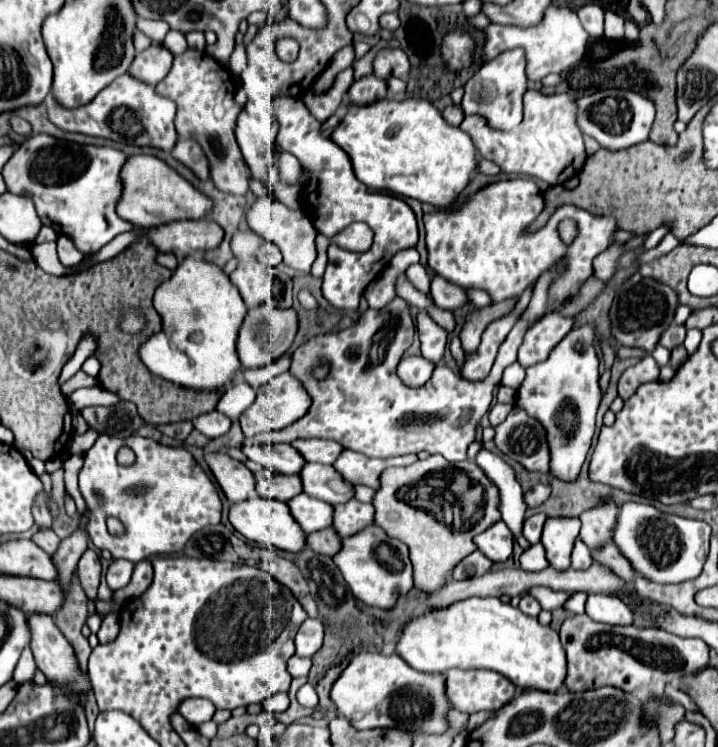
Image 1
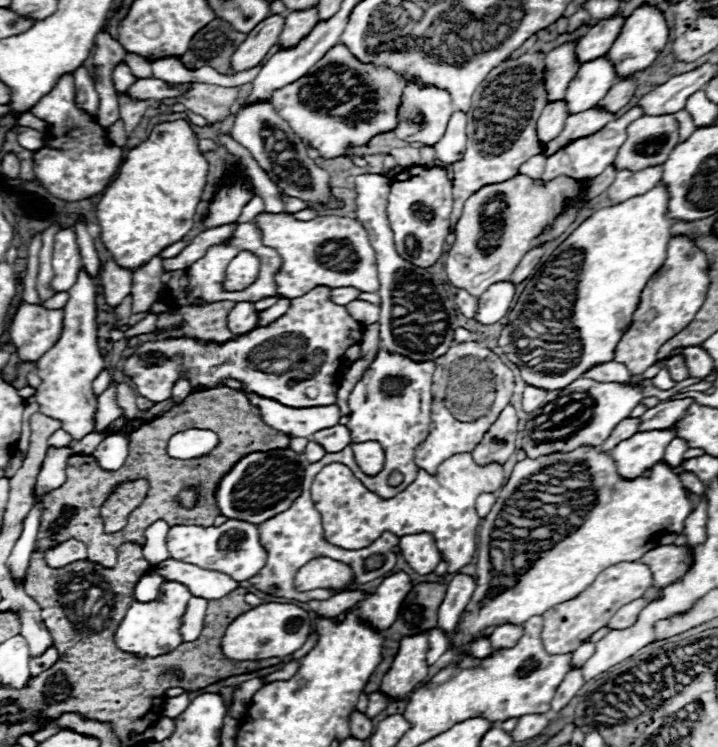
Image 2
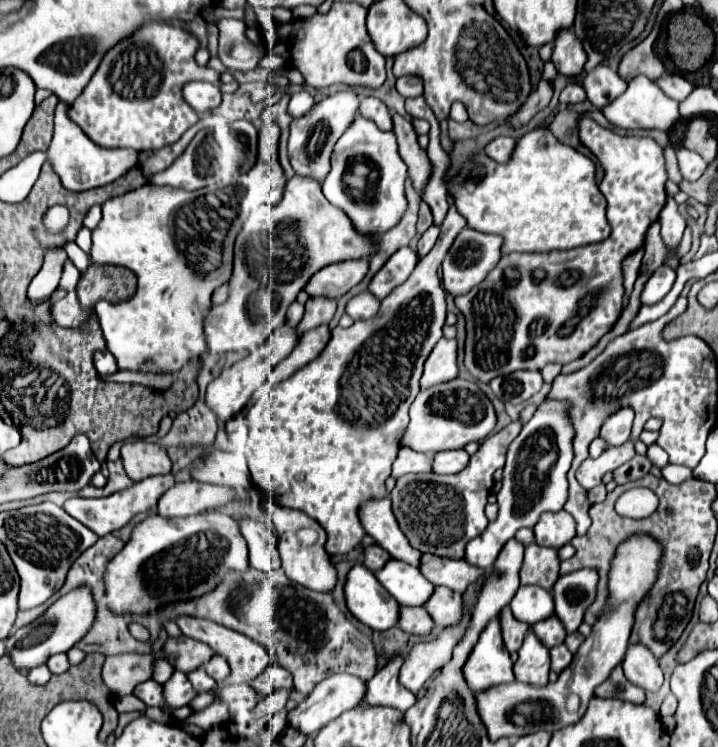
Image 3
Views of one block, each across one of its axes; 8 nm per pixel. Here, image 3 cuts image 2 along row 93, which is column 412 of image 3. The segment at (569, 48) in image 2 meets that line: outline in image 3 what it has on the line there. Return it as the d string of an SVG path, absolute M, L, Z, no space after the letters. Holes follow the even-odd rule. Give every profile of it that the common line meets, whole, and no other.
M390 498L384 500L374 500L374 502L364 502L360 510L360 520L364 530L386 550L394 560L408 562L412 566L420 566L422 552L410 546L408 538L402 534L392 508L390 508Z

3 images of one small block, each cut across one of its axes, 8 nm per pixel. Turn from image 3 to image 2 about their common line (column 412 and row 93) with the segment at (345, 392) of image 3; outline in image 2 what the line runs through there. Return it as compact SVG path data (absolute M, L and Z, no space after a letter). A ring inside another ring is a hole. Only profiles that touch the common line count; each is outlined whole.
M336 44L320 62L316 62L314 68L310 68L308 74L304 74L304 78L298 78L298 82L292 82L282 90L274 90L270 104L276 108L280 118L284 118L290 124L294 134L318 148L322 158L334 158L346 152L344 148L348 142L352 142L354 146L366 144L372 136L394 130L400 94L408 84L410 82L400 80L392 70L374 68L370 64L358 62L344 44Z

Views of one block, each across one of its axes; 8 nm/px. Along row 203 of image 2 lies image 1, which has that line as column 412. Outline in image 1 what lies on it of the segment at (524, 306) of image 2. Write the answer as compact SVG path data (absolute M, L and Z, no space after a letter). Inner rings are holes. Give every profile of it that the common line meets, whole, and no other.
M474 596L452 604L448 610L414 618L406 624L396 652L418 672L486 668L506 676L518 690L560 692L566 680L566 652L558 632L498 598Z

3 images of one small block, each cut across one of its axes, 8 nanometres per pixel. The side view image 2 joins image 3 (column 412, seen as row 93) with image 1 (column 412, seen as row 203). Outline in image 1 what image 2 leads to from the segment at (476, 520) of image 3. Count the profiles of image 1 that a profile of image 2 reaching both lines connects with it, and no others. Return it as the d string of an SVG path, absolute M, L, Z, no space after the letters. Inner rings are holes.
M344 450L340 458L334 462L334 468L352 484L364 484L374 490L380 486L380 472L384 472L388 466L410 466L418 460L416 454L396 456L396 458L368 458L354 450Z

